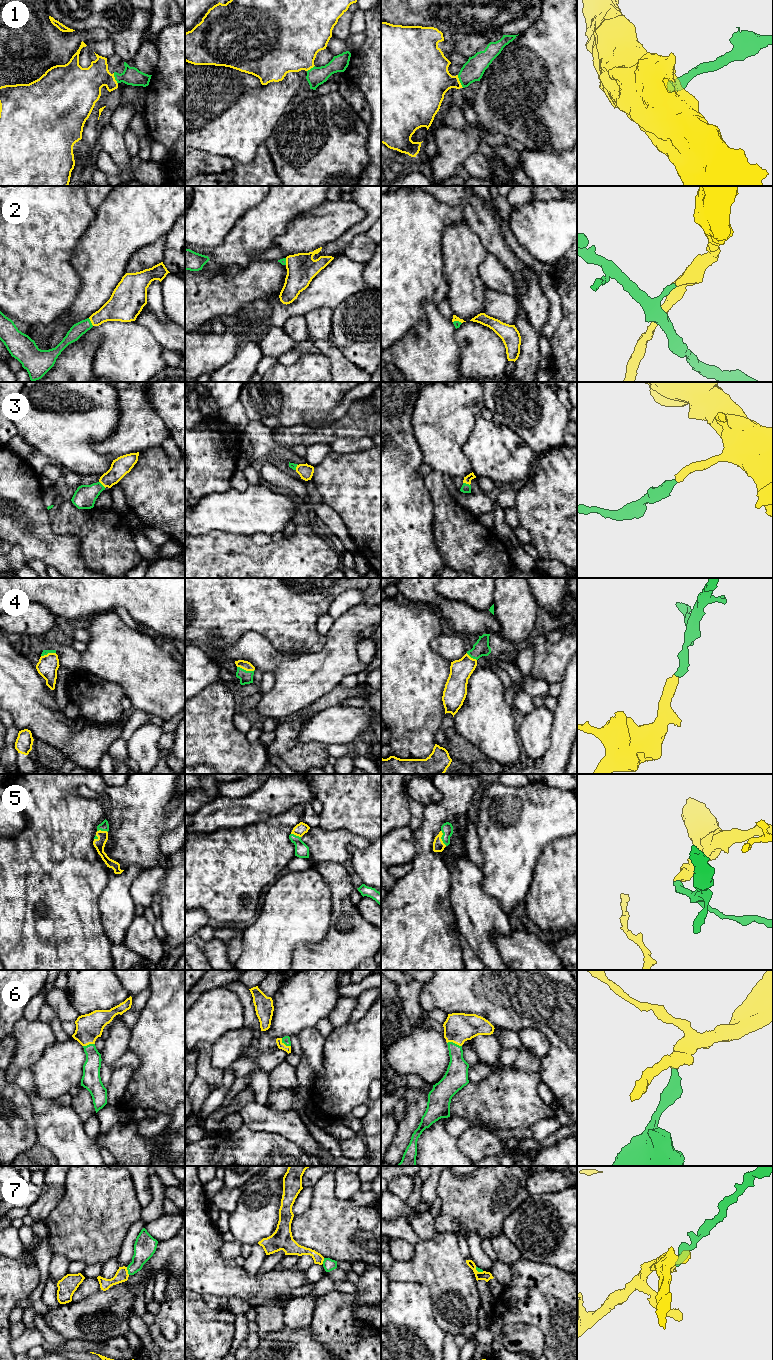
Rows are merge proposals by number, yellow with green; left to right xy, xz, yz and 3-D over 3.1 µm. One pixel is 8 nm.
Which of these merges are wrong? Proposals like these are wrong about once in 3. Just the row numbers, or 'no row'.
2, 7

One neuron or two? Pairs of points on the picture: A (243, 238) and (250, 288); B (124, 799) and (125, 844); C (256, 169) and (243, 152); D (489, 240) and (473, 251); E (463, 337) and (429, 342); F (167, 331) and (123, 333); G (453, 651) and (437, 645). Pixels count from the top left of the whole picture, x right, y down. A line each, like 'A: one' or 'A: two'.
A: two
B: one
C: two
D: two
E: two
F: two
G: one

